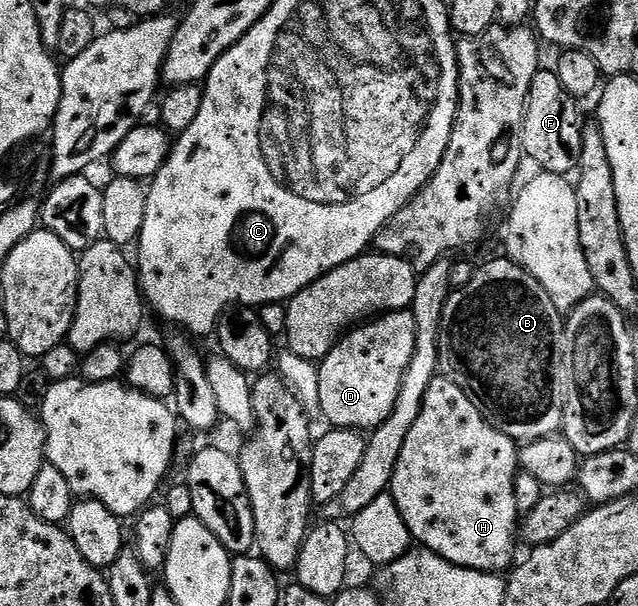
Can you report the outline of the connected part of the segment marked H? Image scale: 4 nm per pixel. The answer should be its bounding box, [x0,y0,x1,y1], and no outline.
[389,377,520,575]

